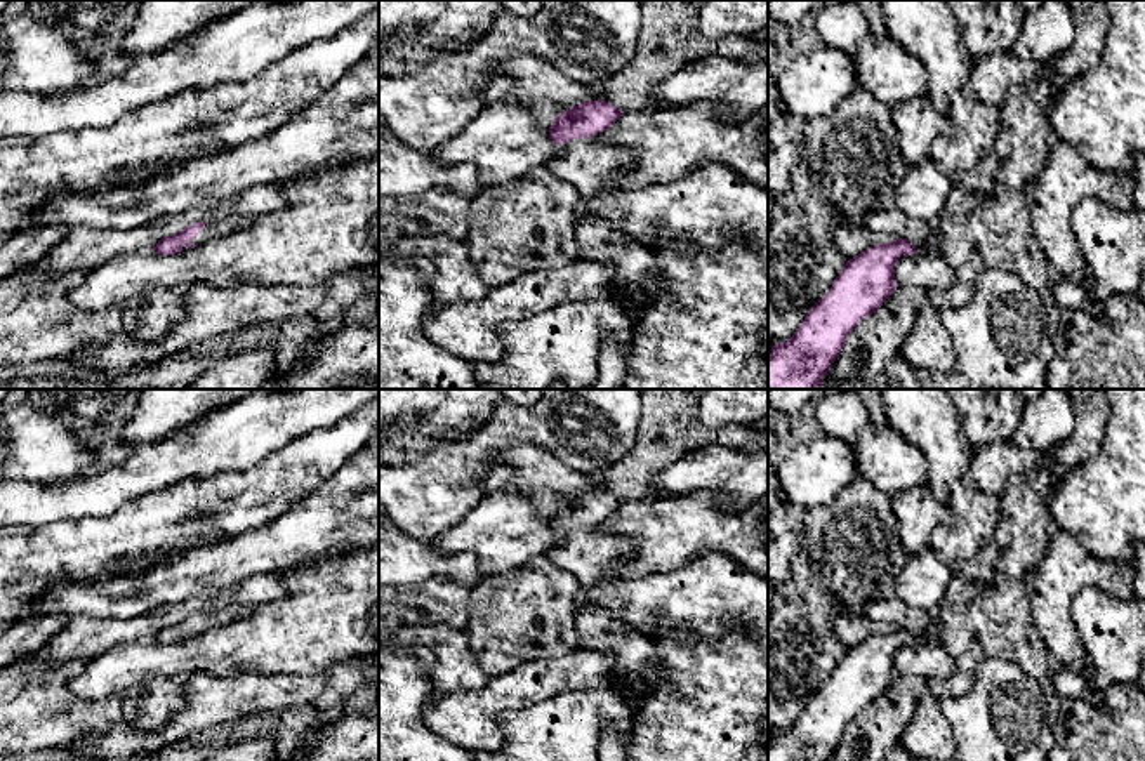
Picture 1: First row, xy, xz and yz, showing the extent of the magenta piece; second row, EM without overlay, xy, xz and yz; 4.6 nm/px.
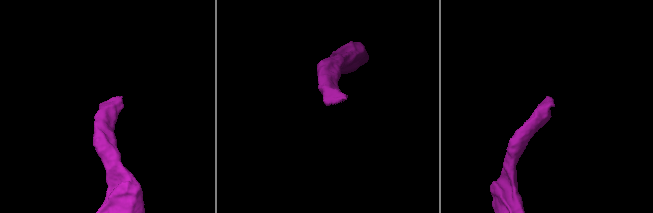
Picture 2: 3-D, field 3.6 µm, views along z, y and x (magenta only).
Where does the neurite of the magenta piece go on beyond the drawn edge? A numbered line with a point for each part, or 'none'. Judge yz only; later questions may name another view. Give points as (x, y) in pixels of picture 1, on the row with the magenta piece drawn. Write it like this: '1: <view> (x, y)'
1: yz (930, 245)

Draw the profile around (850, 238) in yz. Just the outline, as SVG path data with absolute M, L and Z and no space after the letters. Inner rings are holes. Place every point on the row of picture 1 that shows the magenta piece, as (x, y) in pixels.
M846 222L834 224L831 229L831 238L846 259L853 259L874 245L893 242L893 236L874 233L865 224L857 226Z

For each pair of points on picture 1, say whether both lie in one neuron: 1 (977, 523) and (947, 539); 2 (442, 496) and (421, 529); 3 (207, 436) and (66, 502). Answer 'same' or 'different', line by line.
1: same
2: same
3: same

